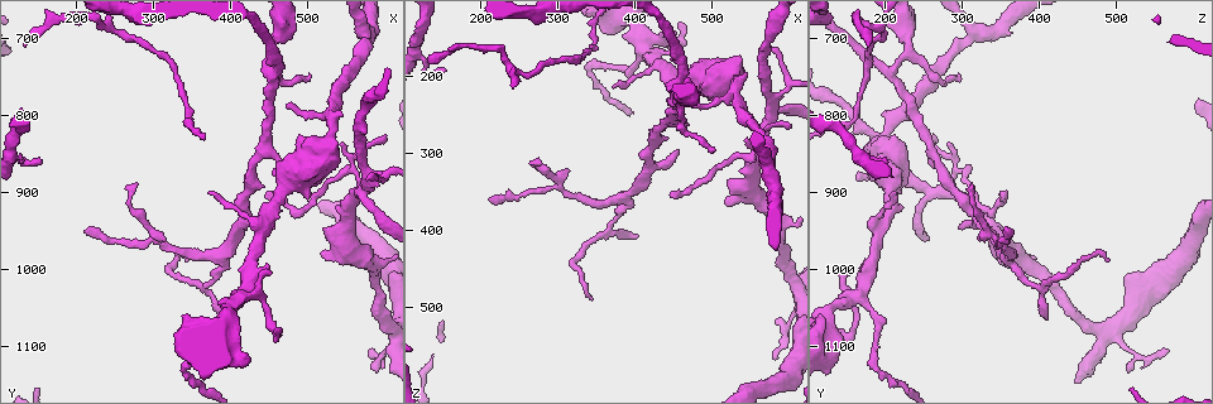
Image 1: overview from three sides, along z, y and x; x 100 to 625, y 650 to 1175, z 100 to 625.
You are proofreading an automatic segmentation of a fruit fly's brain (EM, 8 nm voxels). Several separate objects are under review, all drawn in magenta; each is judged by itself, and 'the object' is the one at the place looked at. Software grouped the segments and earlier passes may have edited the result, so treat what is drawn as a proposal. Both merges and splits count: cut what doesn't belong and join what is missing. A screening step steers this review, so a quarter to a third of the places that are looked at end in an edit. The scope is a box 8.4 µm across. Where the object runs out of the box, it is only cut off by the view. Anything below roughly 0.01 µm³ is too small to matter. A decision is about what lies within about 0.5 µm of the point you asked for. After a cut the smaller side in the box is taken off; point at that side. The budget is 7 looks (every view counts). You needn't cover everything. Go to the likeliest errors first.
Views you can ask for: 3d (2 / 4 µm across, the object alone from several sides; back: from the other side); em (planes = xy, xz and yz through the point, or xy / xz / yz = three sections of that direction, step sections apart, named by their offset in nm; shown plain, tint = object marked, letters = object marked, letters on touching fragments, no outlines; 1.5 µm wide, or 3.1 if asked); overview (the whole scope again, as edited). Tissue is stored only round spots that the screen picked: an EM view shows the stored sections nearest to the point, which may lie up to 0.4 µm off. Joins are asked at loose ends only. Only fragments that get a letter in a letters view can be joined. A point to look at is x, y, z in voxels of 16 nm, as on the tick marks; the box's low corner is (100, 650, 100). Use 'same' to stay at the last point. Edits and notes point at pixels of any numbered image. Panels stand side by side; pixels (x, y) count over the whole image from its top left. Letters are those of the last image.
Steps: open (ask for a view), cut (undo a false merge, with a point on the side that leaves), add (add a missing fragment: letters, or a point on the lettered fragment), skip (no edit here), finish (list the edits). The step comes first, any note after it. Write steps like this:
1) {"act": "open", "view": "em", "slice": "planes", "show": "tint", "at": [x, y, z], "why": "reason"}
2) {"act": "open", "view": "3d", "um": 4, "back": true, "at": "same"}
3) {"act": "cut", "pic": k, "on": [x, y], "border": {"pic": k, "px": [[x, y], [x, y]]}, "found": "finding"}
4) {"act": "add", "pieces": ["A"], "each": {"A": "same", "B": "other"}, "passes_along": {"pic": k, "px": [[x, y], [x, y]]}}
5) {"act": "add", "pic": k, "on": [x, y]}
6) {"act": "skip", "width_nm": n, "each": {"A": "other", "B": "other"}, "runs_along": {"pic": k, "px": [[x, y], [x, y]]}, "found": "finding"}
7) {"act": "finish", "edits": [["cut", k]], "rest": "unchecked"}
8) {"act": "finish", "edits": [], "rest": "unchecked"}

{"act": "open", "view": "em", "slice": "xz", "step": 8, "show": "tint", "at": [565, 900, 285], "why": "calibre changes"}

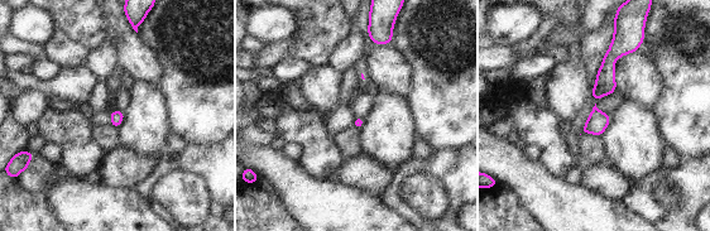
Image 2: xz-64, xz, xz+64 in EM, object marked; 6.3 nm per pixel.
{"act": "open", "view": "em", "slice": "planes", "show": "tint", "at": "same", "why": "another direction"}

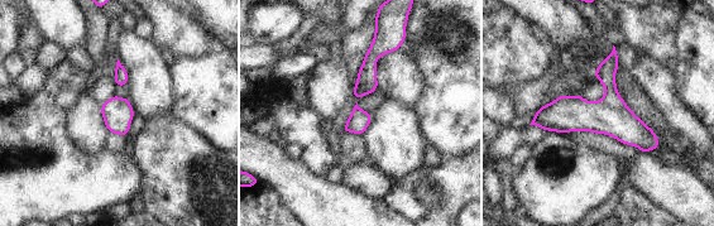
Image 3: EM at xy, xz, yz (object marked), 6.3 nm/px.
{"act": "open", "view": "em", "slice": "planes", "show": "letters", "at": "same"}

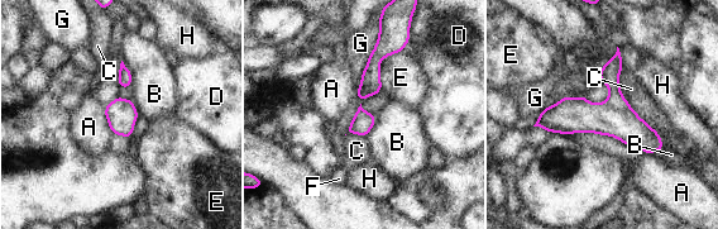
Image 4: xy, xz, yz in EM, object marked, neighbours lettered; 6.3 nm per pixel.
{"act": "skip", "each": {"A": "other", "B": "other", "C": "other", "D": "other", "E": "other", "F": "other", "G": "other", "H": "other"}, "found": "all the same cell"}

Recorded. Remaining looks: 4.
{"act": "open", "view": "3d", "um": 2, "at": [505, 745, 295], "why": "tapers out"}

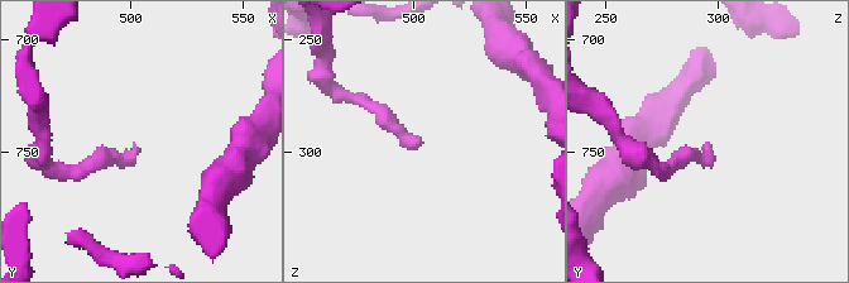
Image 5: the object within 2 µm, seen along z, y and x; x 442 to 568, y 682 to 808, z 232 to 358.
{"act": "open", "view": "em", "slice": "planes", "show": "plain", "at": [503, 749, 296]}

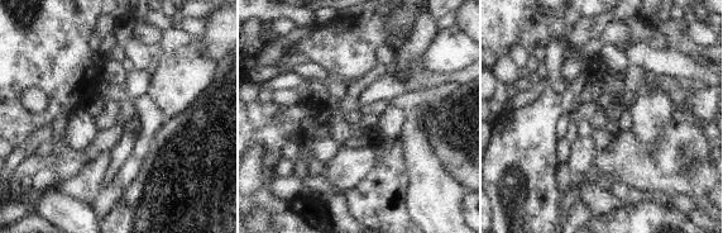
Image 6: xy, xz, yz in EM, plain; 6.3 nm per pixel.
{"act": "open", "view": "em", "slice": "planes", "show": "letters", "at": "same"}

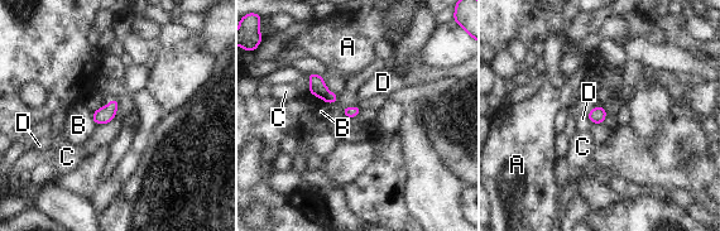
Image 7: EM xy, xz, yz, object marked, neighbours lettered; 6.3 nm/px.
{"act": "skip", "each": {"A": "other", "B": "other", "C": "other", "D": "other"}, "border": {"pic": 7, "px": [[586, 115], [591, 124]]}, "found": "no lettered fragment goes on from it"}

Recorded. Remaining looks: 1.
{"act": "finish", "edits": [], "rest": "unchecked"}

